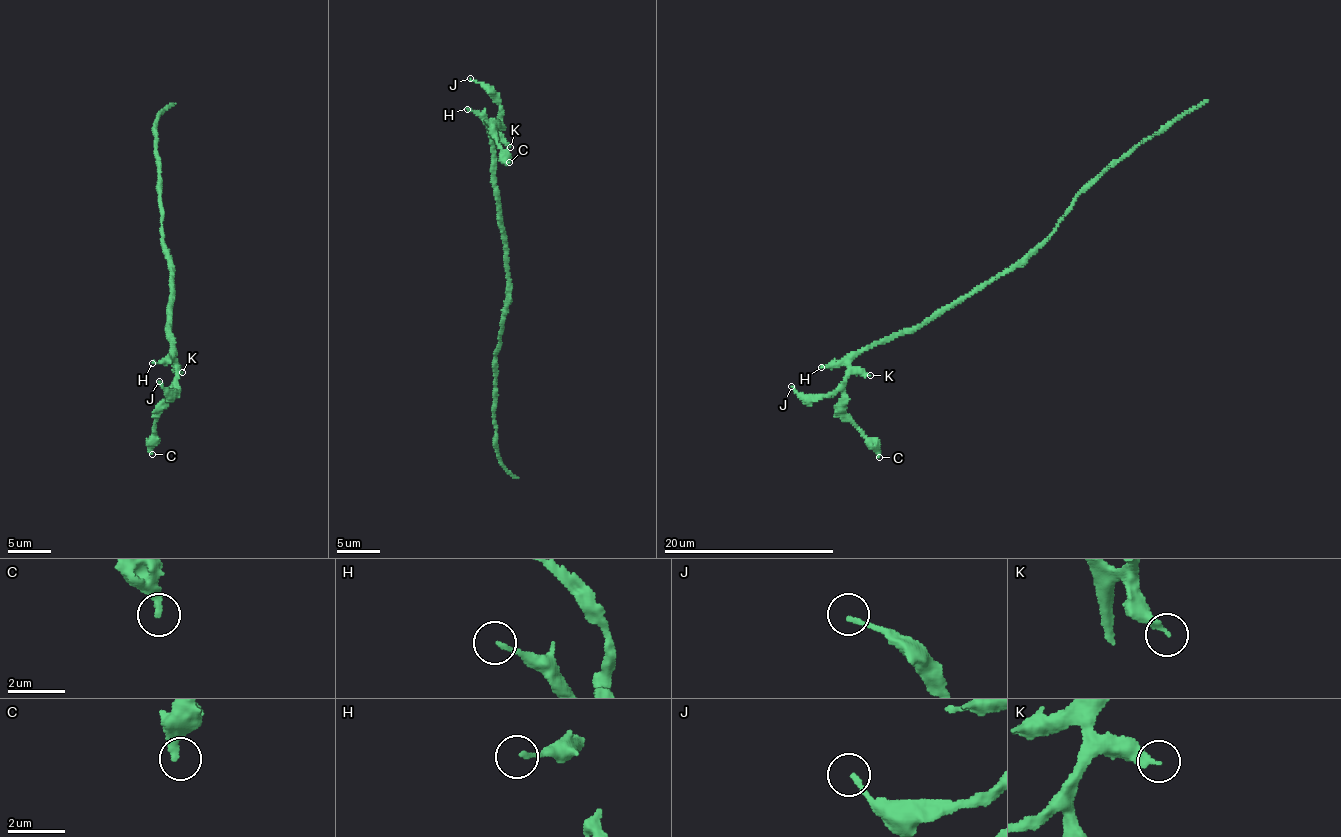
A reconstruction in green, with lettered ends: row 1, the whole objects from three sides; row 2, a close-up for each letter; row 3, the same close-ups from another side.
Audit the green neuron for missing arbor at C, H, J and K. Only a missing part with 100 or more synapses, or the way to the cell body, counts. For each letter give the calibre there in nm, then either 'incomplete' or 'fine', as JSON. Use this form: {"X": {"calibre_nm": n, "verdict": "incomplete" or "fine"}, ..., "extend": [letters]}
{"C": {"calibre_nm": 320, "verdict": "fine"}, "H": {"calibre_nm": 130, "verdict": "fine"}, "J": {"calibre_nm": 160, "verdict": "fine"}, "K": {"calibre_nm": 240, "verdict": "fine"}, "extend": []}

